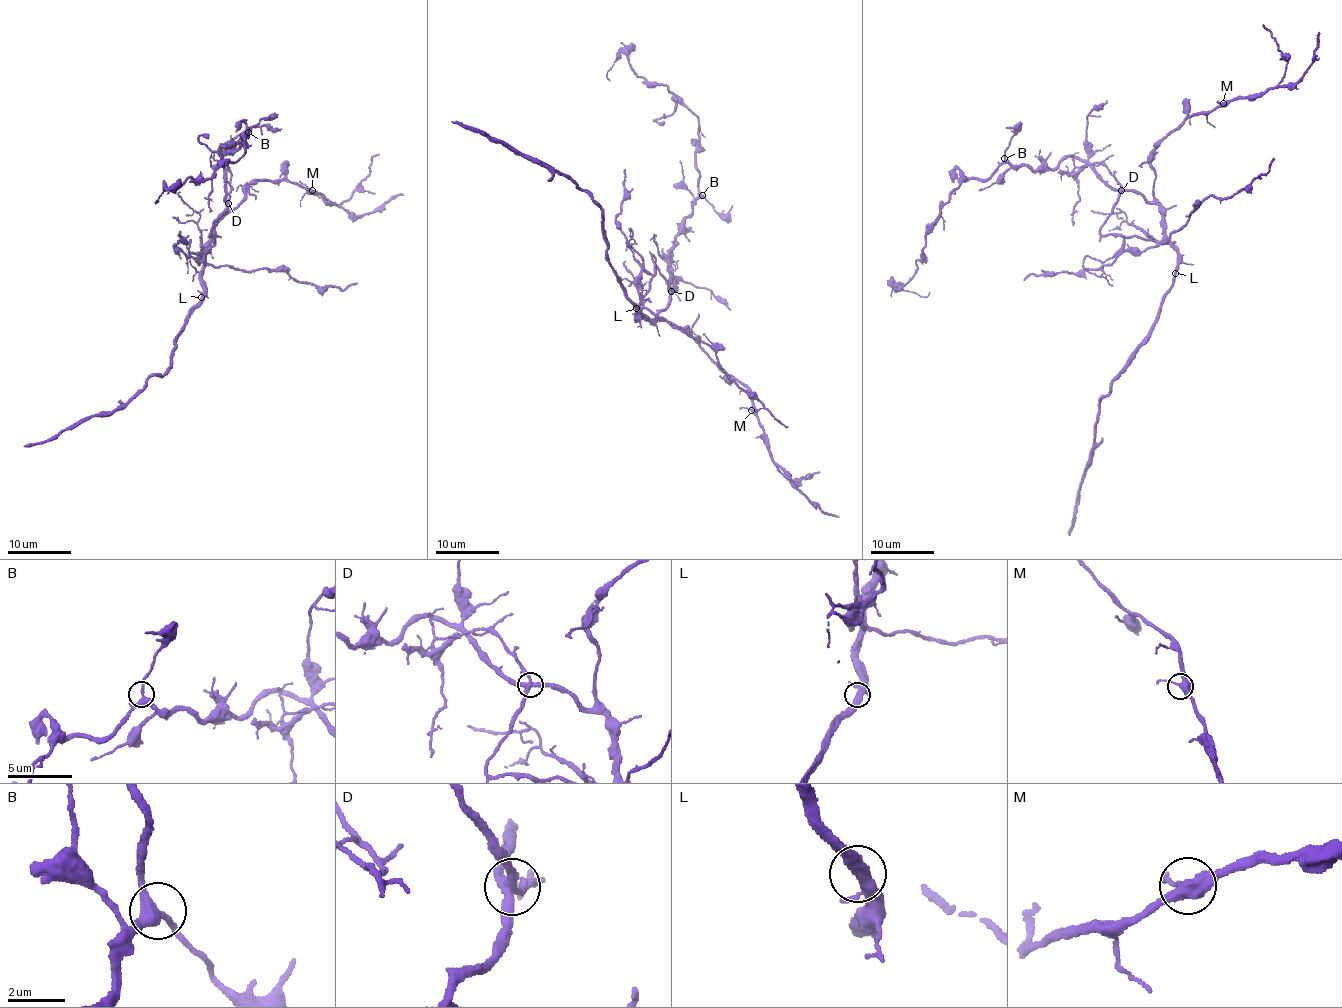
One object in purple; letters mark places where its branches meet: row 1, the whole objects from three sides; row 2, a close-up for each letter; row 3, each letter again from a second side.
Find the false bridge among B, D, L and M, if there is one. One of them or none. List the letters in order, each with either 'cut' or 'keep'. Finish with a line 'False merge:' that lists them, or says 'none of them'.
B: keep
D: cut
L: keep
M: keep
False merge: D

